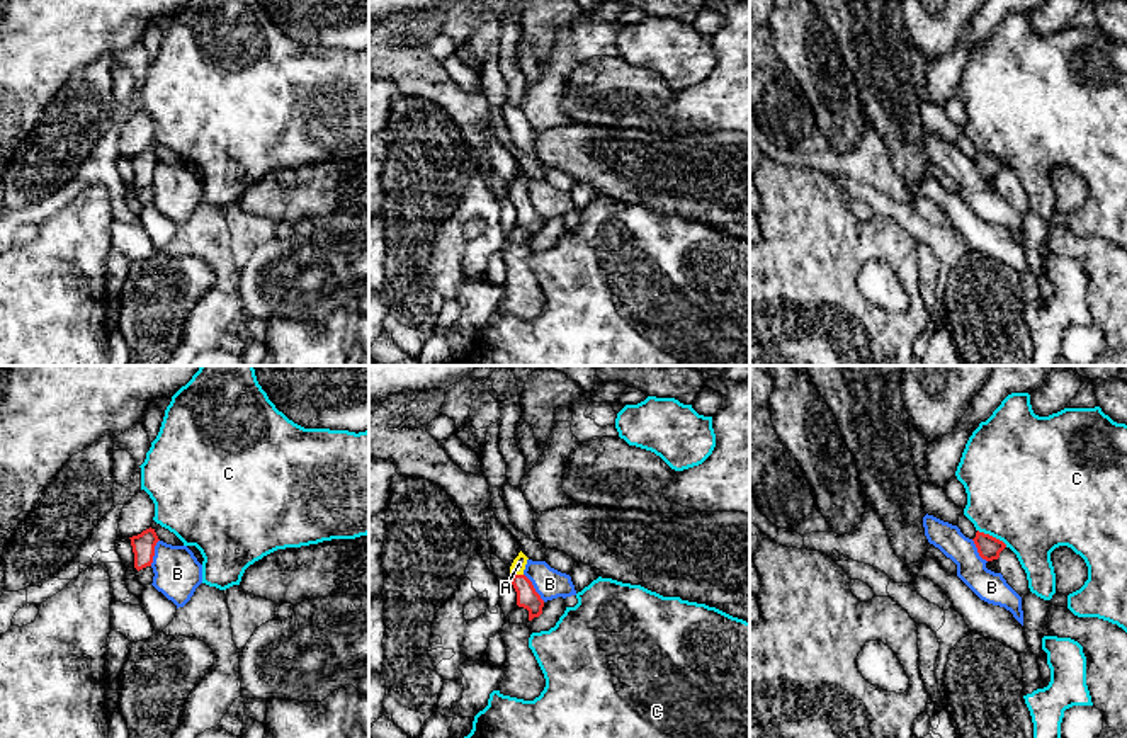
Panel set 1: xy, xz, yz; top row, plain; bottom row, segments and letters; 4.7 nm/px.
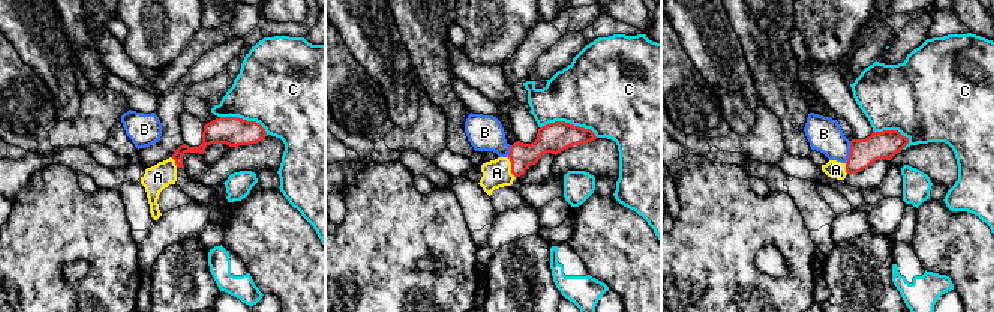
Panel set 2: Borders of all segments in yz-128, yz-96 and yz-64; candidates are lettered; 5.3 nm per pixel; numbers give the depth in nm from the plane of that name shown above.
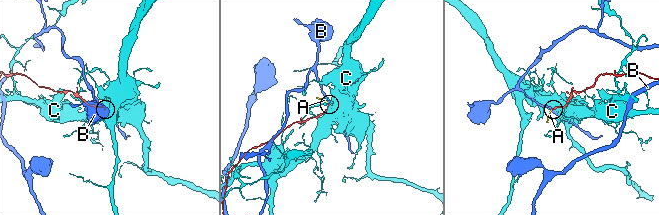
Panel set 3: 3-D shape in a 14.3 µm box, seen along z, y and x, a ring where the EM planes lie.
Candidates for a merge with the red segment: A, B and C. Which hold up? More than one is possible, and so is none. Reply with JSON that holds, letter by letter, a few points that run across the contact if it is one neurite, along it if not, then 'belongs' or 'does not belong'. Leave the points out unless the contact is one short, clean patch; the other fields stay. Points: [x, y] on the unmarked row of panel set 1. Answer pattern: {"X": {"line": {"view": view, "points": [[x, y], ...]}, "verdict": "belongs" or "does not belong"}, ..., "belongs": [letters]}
{"A": {"line": {"view": "xz", "points": [[527, 216], [517, 194], [519, 182]]}, "verdict": "belongs"}, "B": {"line": {"view": "xz", "points": [[524, 193], [544, 220]]}, "verdict": "does not belong"}, "C": {"verdict": "does not belong"}, "belongs": ["A"]}

